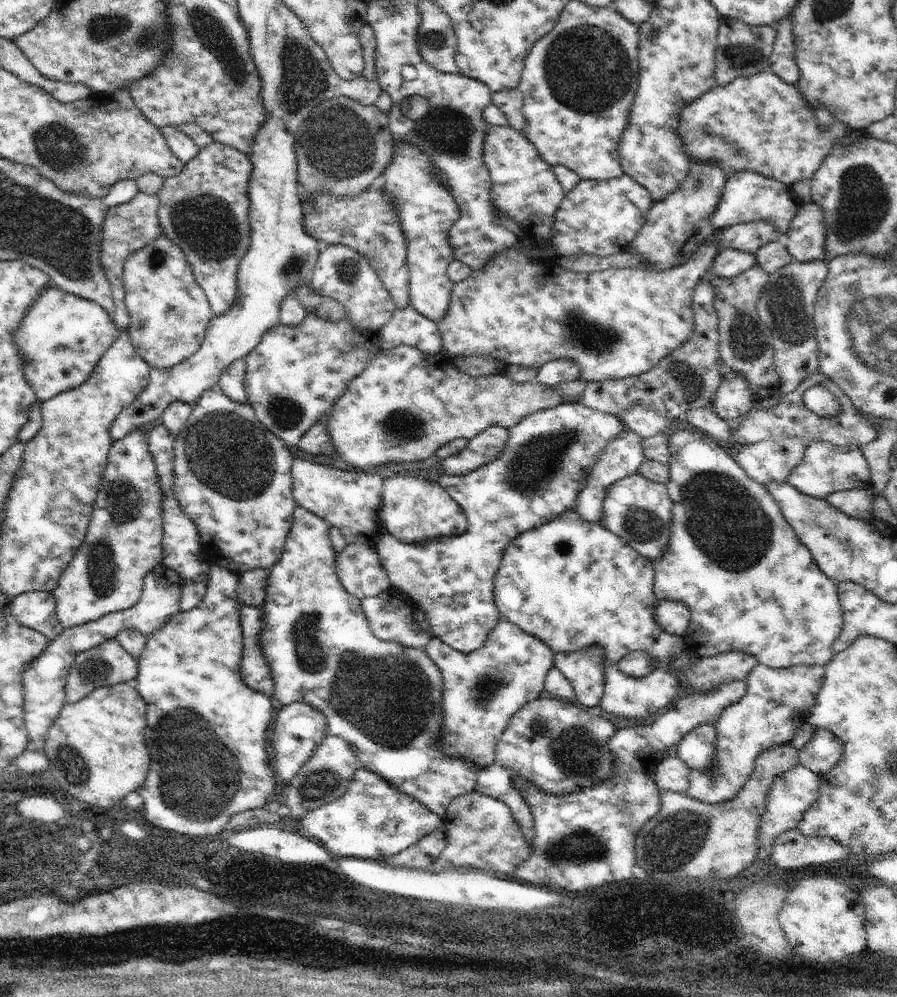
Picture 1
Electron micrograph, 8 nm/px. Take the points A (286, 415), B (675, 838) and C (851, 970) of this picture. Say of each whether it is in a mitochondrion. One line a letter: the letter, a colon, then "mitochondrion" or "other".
A: mitochondrion
B: mitochondrion
C: other

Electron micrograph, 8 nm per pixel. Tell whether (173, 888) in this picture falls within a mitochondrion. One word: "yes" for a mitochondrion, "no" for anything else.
no

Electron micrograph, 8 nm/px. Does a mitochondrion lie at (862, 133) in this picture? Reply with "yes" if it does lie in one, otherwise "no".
no

